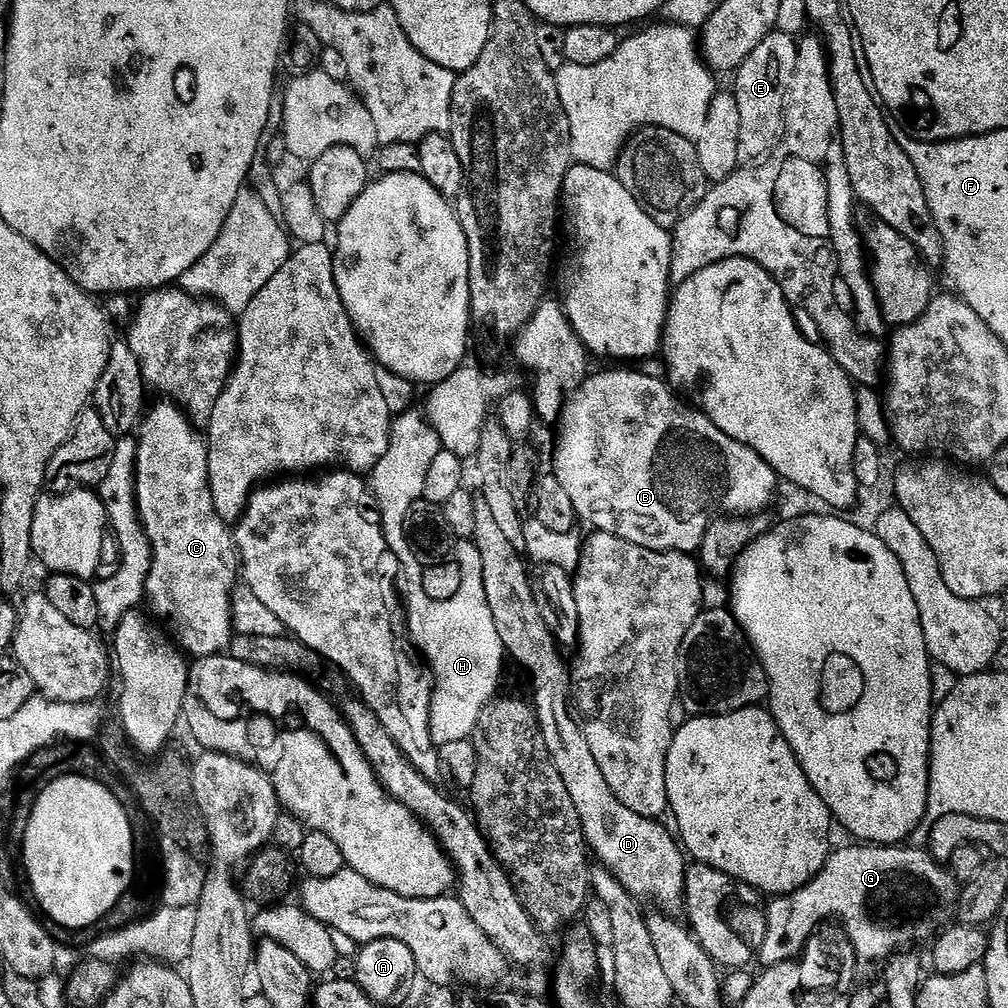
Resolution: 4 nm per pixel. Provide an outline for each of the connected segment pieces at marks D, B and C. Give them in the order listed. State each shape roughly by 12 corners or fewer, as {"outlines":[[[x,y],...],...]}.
{"outlines":[[[477,503],[494,627],[585,845],[630,895],[684,907],[677,837],[622,806],[570,708],[570,670],[529,569]],[[589,375],[554,475],[589,529],[695,553],[776,471],[663,380]],[[147,409],[136,510],[146,604],[189,657],[232,647],[238,553],[208,446]]]}

